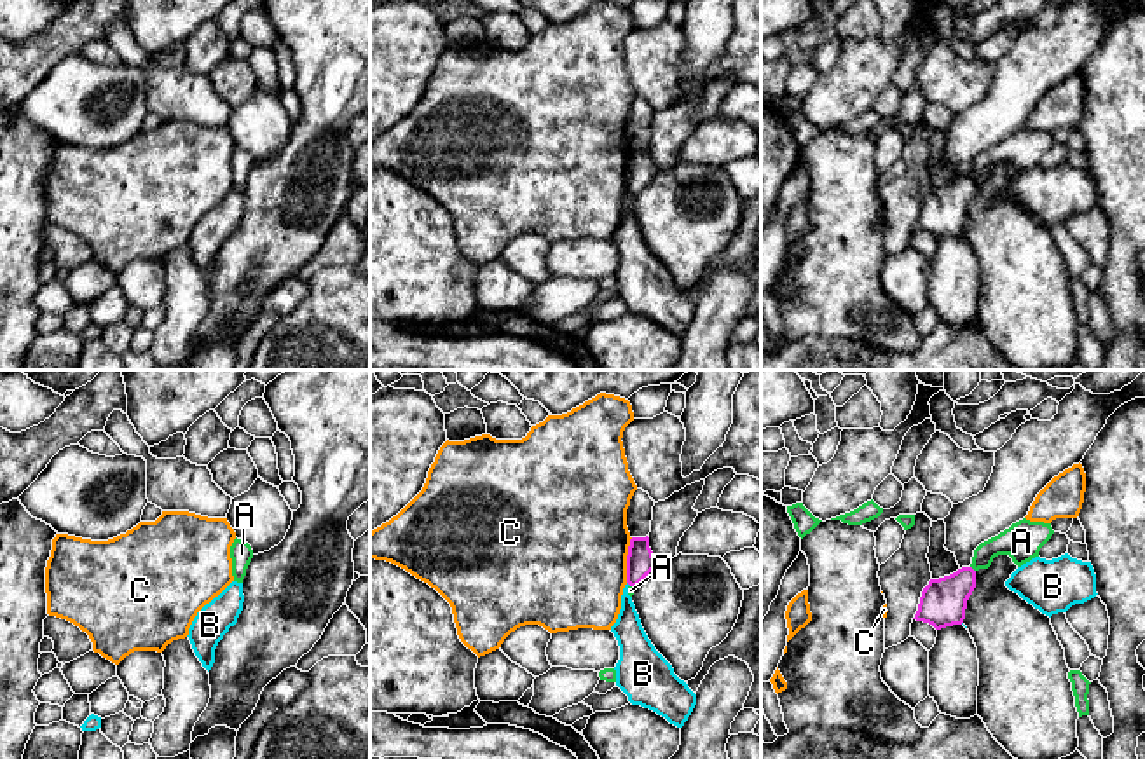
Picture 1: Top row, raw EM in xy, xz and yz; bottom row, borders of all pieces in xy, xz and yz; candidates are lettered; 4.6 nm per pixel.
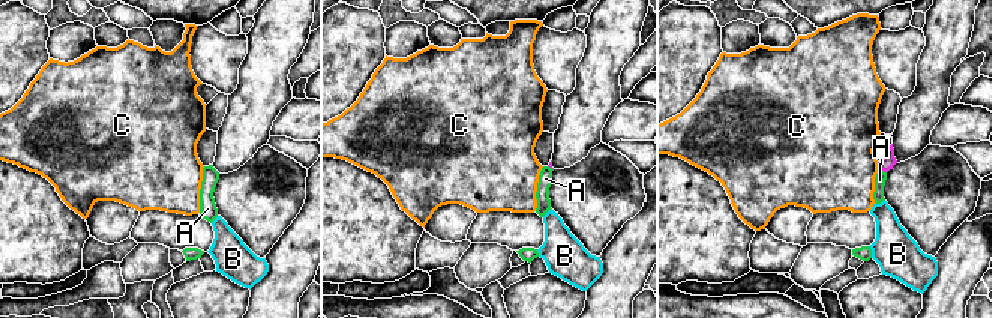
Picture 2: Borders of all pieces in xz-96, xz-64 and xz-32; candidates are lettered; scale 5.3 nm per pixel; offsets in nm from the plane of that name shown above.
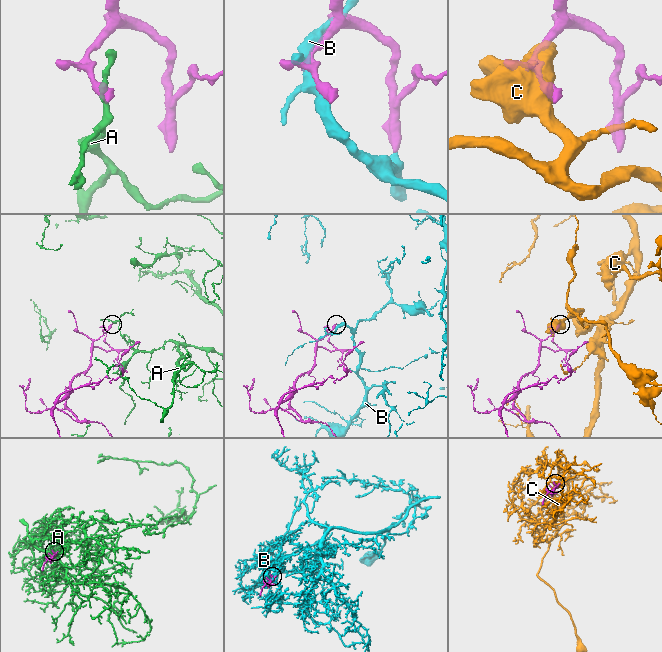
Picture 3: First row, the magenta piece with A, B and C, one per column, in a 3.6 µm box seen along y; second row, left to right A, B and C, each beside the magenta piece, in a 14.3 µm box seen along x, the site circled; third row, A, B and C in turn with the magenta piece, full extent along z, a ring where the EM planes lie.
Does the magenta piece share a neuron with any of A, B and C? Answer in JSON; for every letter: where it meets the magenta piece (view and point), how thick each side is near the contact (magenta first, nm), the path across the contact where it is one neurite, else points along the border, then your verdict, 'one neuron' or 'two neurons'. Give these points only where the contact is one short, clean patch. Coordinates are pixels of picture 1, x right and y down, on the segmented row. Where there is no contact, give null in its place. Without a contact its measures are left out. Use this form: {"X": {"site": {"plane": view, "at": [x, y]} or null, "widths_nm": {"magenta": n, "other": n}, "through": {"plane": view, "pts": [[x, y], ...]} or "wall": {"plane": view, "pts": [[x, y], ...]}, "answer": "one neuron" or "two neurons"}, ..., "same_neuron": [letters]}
{"A": {"site": {"plane": "yz", "at": [973, 569]}, "widths_nm": {"magenta": 220, "other": 160}, "wall": {"plane": "yz", "pts": [[971, 566], [974, 571]]}, "answer": "two neurons"}, "B": {"site": {"plane": "xz", "at": [629, 583]}, "widths_nm": {"magenta": 130, "other": 140}, "answer": "two neurons"}, "C": {"site": {"plane": "xz", "at": [627, 560]}, "widths_nm": {"magenta": 130, "other": 500}, "answer": "two neurons"}, "same_neuron": []}

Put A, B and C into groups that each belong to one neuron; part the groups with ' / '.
A / B / C

